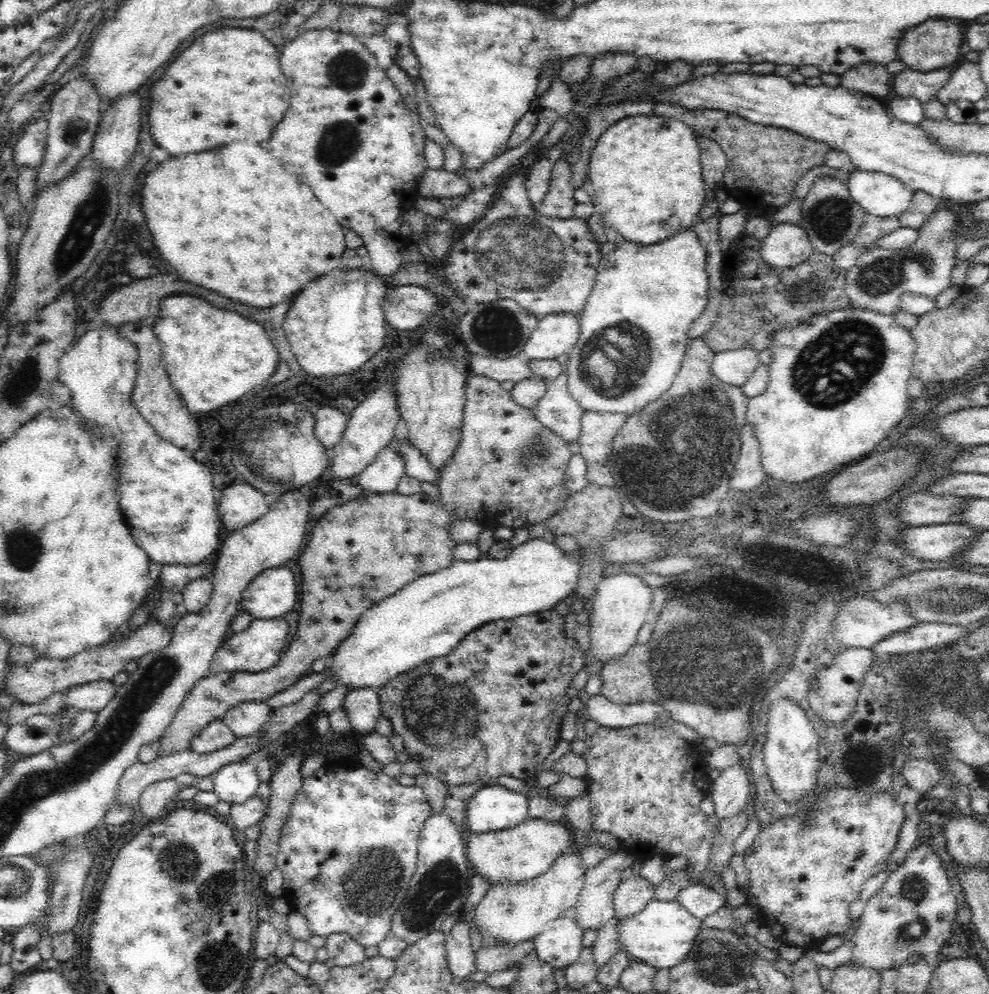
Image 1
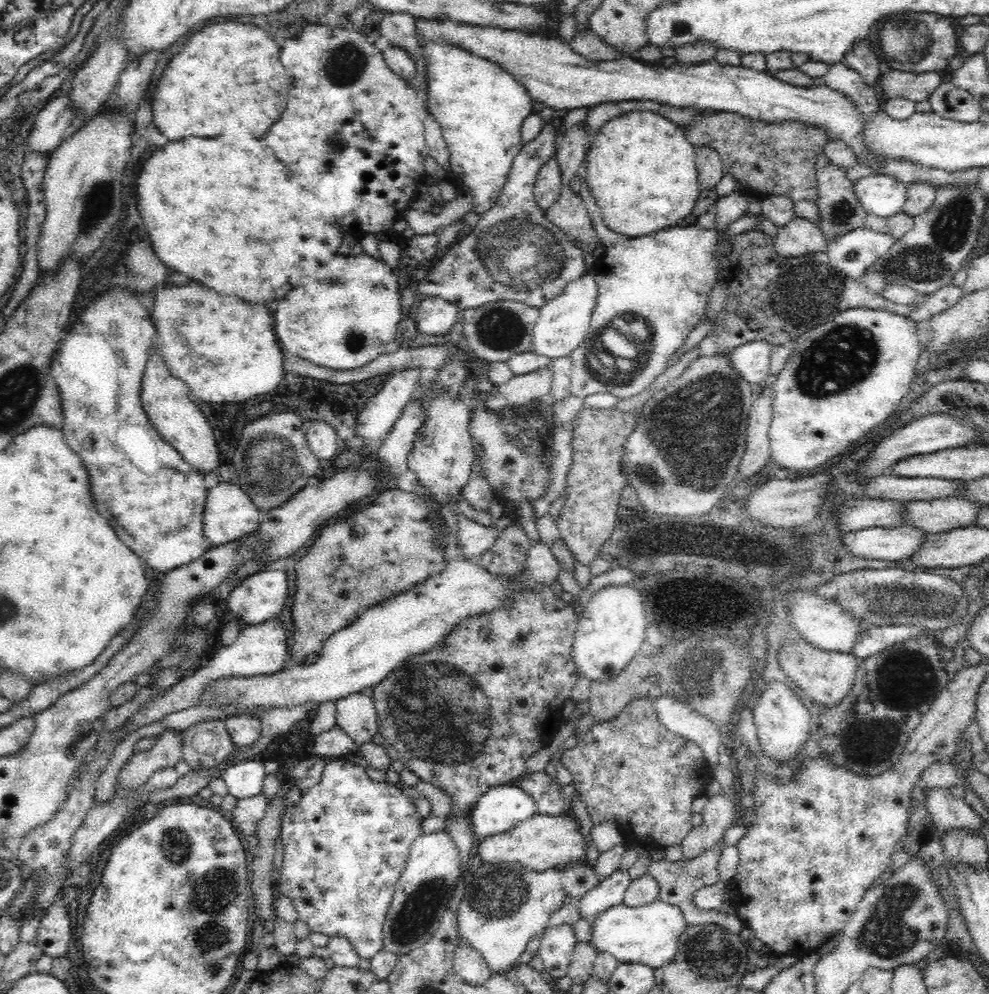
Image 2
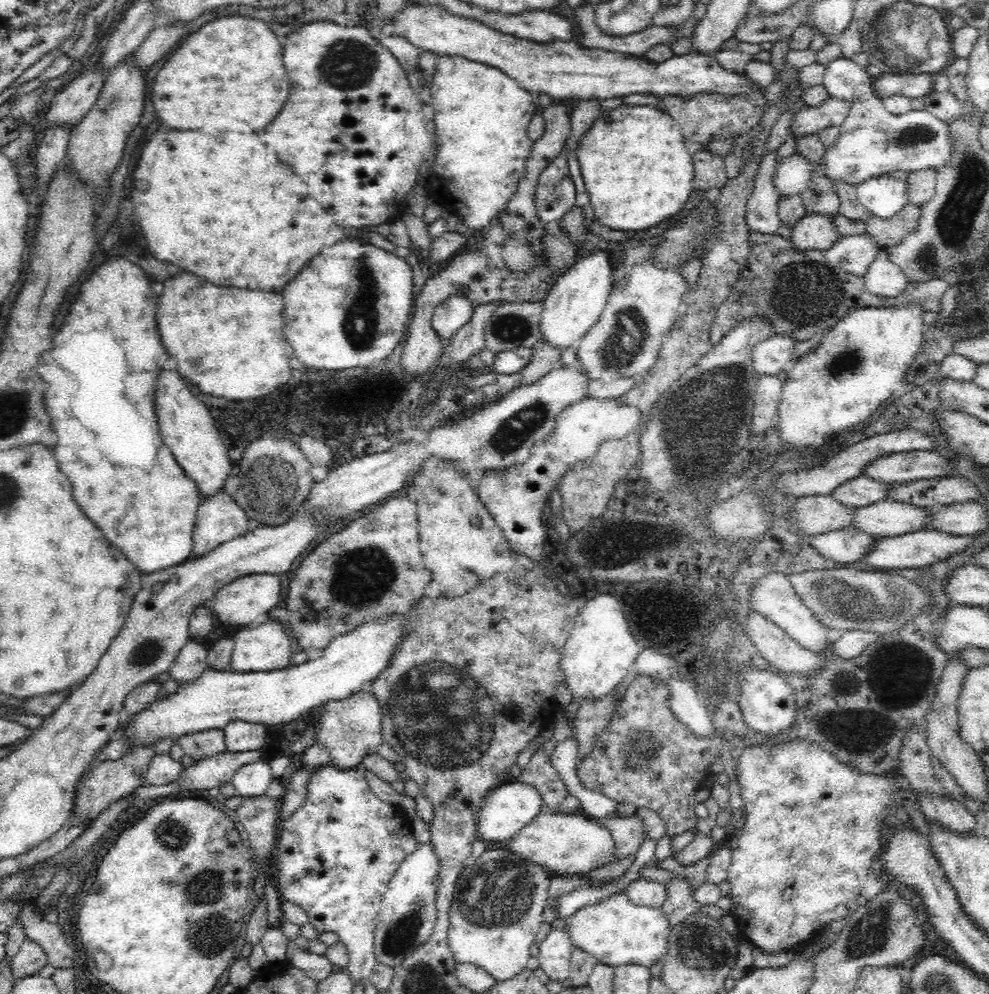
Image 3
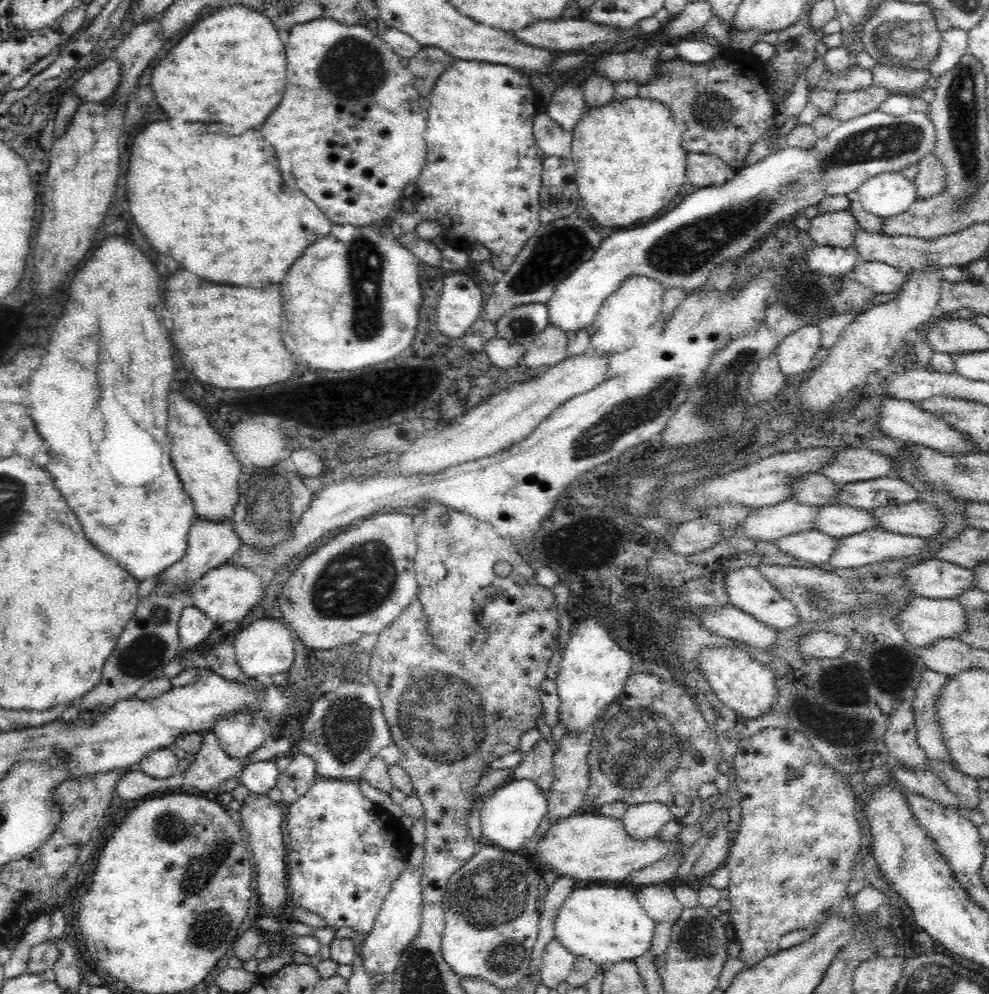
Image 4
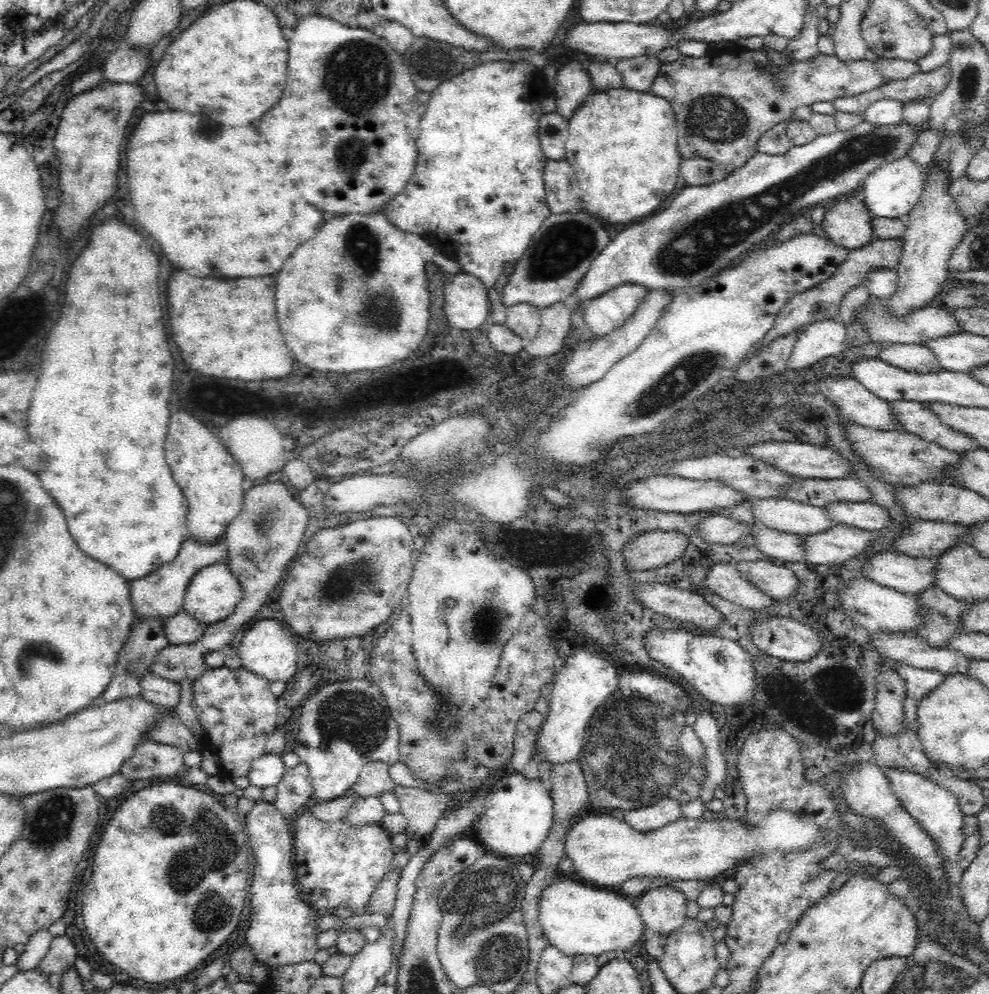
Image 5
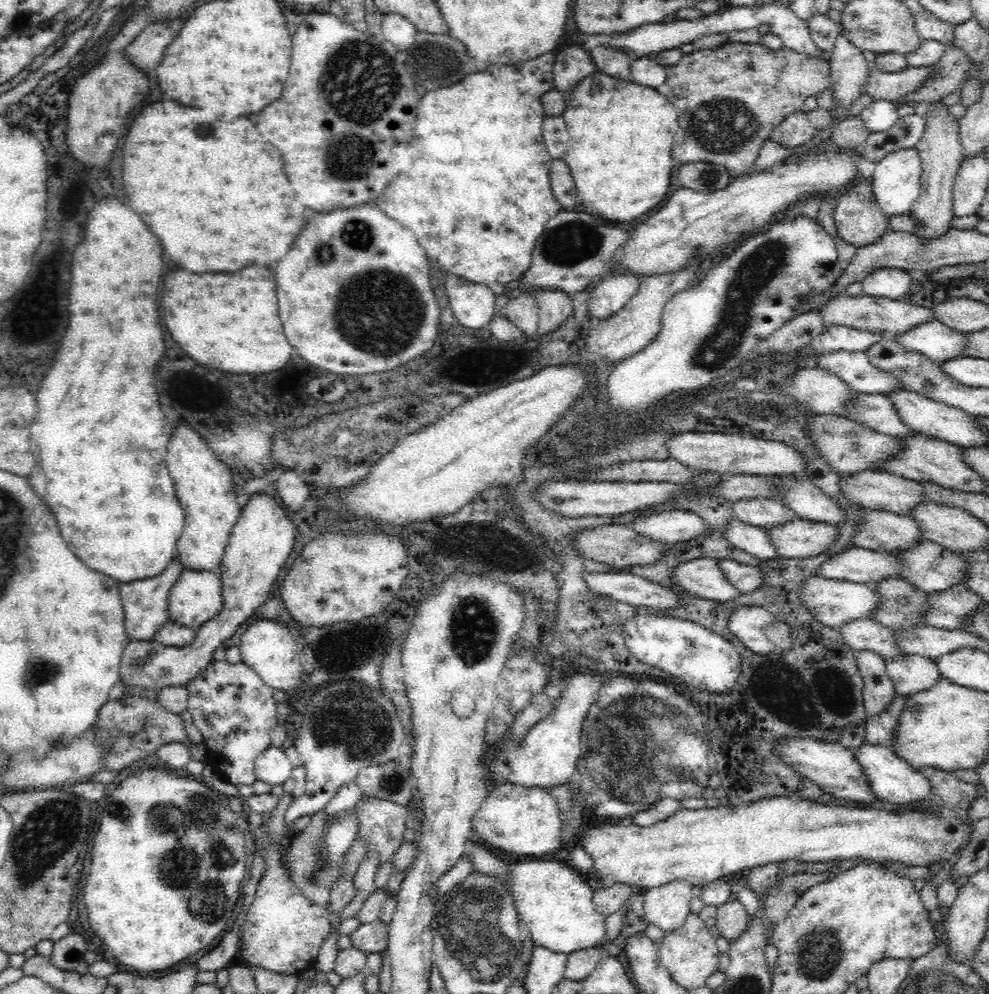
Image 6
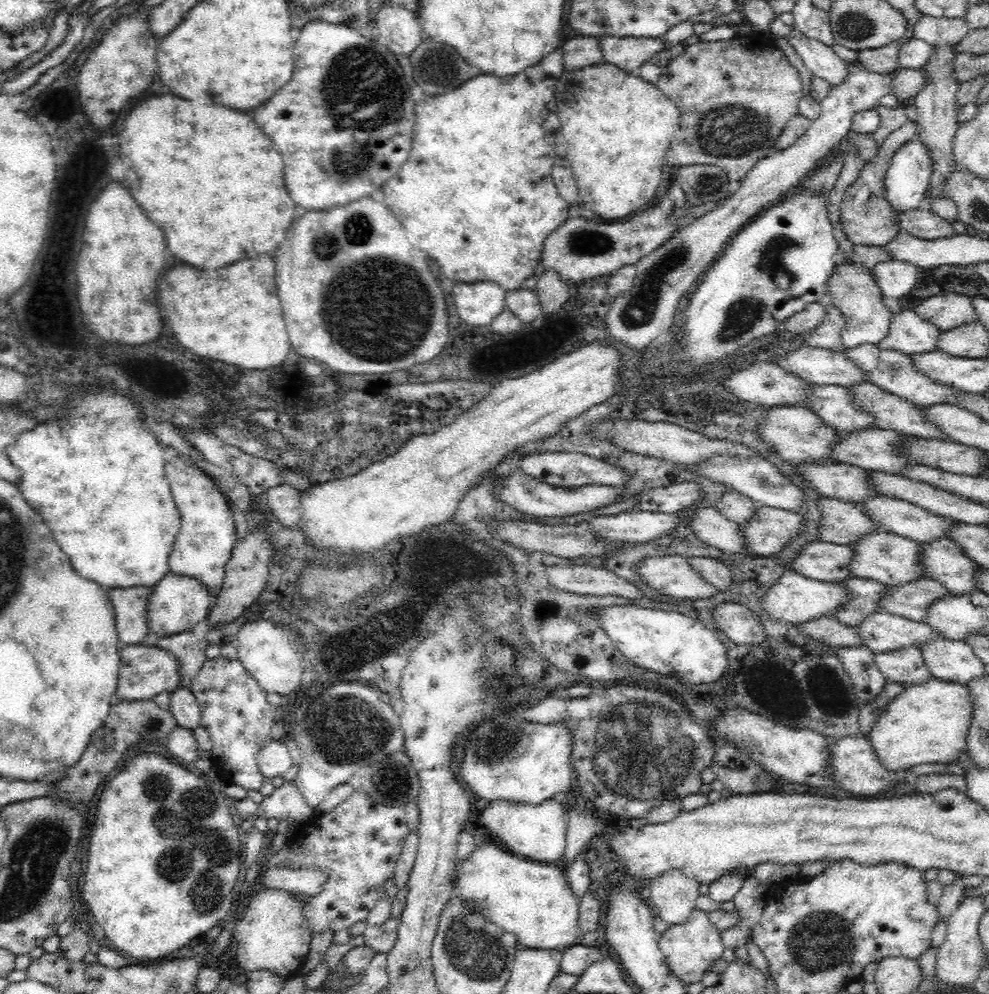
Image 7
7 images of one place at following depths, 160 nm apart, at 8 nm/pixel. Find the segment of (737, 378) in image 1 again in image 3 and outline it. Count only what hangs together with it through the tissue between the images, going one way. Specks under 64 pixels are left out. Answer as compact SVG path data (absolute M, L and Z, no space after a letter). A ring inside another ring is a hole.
M791 334L774 335L759 342L752 351L753 370L758 374L777 375L787 367L795 356L798 340Z

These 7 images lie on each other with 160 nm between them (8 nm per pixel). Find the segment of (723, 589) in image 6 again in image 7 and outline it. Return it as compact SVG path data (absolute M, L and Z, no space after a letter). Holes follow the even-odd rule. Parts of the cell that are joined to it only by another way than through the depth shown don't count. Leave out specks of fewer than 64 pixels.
M680 555L646 556L634 564L640 581L654 590L674 598L708 598L716 594L714 586L705 582Z

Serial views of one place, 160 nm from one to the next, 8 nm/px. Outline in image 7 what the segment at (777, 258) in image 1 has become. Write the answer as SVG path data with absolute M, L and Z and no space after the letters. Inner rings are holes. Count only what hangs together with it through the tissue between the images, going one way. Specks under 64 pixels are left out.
M908 120L901 127L888 134L879 146L877 155L863 166L856 182L844 193L840 207L840 224L846 237L855 245L884 246L892 242L902 232L898 222L899 212L893 210L887 199L884 199L885 172L894 154L904 144L916 139L918 133L919 124Z

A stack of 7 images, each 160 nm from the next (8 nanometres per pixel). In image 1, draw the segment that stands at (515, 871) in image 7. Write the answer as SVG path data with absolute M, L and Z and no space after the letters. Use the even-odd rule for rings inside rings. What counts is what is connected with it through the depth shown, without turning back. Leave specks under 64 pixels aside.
M653 898L635 916L619 920L617 942L619 949L624 950L629 959L640 961L656 970L671 969L685 960L695 942L695 937L703 928L703 922L692 916L692 913L688 913L677 900L663 901Z

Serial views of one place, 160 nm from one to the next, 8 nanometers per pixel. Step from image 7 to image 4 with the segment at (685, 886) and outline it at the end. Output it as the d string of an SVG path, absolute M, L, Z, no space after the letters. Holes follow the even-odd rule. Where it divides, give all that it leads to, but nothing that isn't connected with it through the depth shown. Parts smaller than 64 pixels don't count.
M662 884L642 886L636 890L636 895L640 907L656 924L668 922L674 925L680 920L684 909L672 888Z

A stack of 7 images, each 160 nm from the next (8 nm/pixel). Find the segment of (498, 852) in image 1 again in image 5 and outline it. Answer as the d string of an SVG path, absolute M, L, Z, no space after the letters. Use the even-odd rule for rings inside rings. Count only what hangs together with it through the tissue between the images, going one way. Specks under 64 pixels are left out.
M772 810L766 818L758 824L747 824L745 819L730 820L726 818L714 818L712 820L700 818L688 818L680 816L676 822L666 824L658 830L638 832L624 821L620 822L611 814L599 812L588 812L588 818L580 816L580 822L571 826L565 834L566 854L571 858L574 872L580 874L580 878L596 882L598 886L613 887L620 886L626 880L636 877L650 879L667 878L668 880L705 880L711 882L721 873L731 873L744 860L754 855L767 855L774 851L807 851L815 848L818 843L827 843L819 826L811 822L797 818L793 812L786 810Z

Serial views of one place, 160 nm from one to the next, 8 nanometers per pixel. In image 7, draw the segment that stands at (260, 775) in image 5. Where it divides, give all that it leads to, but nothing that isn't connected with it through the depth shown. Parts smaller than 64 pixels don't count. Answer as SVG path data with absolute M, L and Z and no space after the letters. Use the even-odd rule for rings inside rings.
M270 740L257 754L257 765L265 778L283 776L293 765L289 750L281 742Z

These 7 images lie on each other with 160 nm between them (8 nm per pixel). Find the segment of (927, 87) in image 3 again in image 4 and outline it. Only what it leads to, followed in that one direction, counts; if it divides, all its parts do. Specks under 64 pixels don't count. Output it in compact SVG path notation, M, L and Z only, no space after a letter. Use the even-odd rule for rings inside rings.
M875 64L871 71L873 85L884 87L892 92L918 92L918 88L925 84L924 80L931 75L928 69L909 70L888 64Z

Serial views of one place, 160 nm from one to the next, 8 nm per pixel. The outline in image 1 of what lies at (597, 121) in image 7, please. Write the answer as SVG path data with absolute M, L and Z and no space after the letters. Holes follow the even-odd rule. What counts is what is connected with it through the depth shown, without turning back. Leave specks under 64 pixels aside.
M652 114L626 116L614 122L596 142L586 172L594 188L591 202L602 214L605 227L614 229L630 242L640 244L656 244L692 227L705 196L699 152L695 132L682 121Z

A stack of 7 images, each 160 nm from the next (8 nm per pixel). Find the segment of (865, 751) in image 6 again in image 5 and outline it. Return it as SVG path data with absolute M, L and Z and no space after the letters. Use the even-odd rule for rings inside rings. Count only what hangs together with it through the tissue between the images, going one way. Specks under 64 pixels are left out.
M892 766L892 768L884 768L883 772L902 807L917 820L922 828L926 828L932 834L931 837L935 842L938 842L937 850L943 858L946 858L946 862L956 862L958 860L956 854L960 852L960 846L964 842L964 834L960 832L960 826L962 826L962 816L965 815L960 810L956 796L938 786L931 778L910 772L905 768Z

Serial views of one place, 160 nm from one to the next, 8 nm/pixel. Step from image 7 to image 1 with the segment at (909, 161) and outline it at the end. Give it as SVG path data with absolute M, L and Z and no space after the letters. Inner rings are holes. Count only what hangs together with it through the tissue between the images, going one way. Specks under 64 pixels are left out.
M861 170L853 171L847 187L866 214L880 218L899 217L910 206L915 193L896 177Z

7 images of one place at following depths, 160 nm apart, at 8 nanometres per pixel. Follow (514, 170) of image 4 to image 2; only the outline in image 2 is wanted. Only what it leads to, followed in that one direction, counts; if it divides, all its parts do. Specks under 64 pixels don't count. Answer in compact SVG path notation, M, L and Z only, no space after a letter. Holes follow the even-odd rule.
M432 40L424 44L423 49L428 82L426 107L434 115L436 122L440 123L444 140L448 145L448 178L458 195L472 197L470 211L480 217L499 199L508 180L513 160L523 147L521 128L526 117L532 112L532 97L527 95L527 90L515 77L504 71L504 68L500 68L500 64L492 63L492 60L482 60L482 57L472 55L466 49L456 47L456 44L450 44L447 40Z

